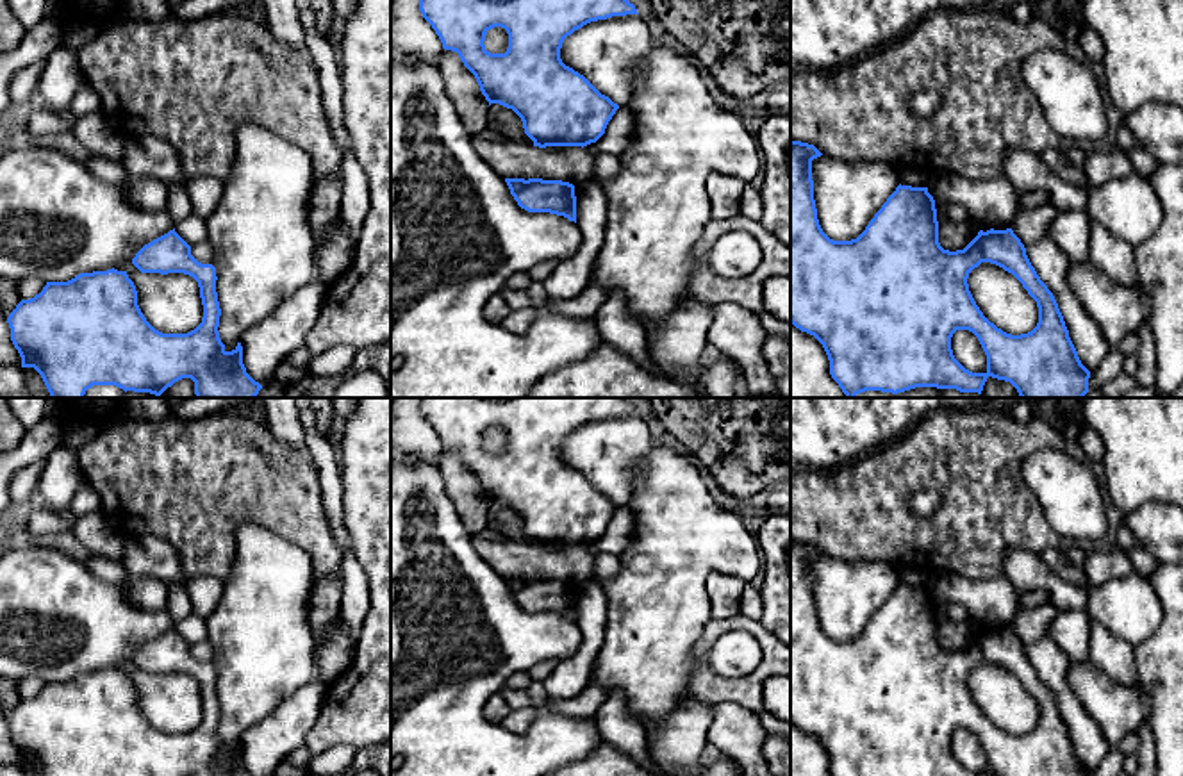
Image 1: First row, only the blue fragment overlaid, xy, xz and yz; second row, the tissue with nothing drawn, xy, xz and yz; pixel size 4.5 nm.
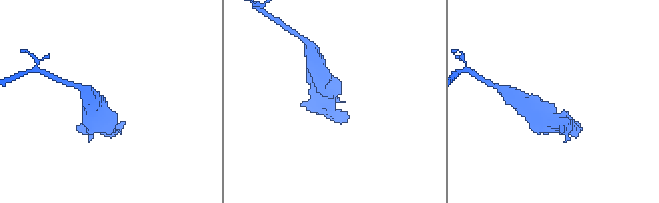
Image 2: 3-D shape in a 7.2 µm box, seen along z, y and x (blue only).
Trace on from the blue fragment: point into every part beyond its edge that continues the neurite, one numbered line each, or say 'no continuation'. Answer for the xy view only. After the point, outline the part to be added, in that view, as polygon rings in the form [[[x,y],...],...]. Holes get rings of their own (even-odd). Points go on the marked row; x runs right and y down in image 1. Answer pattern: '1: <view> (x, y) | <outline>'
no continuation

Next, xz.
no continuation

